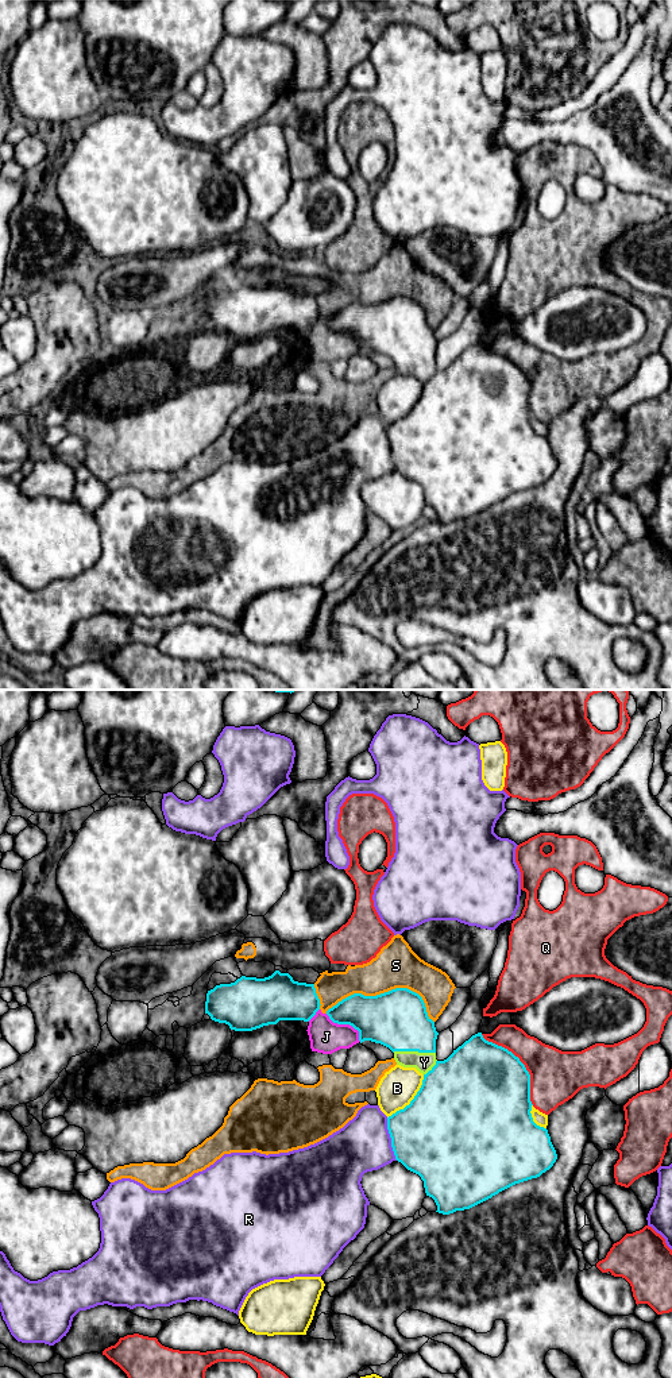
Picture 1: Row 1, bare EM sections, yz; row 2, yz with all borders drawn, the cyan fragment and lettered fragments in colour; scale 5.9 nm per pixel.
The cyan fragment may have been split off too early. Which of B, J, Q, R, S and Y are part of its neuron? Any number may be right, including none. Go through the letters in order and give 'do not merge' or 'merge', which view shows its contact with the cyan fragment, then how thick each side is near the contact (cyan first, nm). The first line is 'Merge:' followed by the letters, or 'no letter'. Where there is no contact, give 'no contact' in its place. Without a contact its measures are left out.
Merge: Y
B: do not merge; meets cyan in yz; 500 nm thick on the cyan side, 220 nm on the other
J: do not merge; meets cyan in yz; 300 nm thick on the cyan side, 200 nm on the other
Q: do not merge; meets cyan in yz; 500 nm thick on the cyan side, 320 nm on the other
R: do not merge; meets cyan in yz; 480 nm thick on the cyan side, 320 nm on the other
S: do not merge; meets cyan in yz; 360 nm thick on the cyan side, 260 nm on the other
Y: merge; meets cyan in yz; 360 nm thick on the cyan side, 120 nm on the other

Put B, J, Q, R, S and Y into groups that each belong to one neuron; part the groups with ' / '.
B / J S / Q / R / Y

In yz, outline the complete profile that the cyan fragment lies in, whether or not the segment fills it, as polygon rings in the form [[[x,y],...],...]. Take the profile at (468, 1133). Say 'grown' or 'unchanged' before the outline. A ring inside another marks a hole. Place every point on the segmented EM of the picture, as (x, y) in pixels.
grown; [[[395,988],[376,996],[364,996],[362,993],[354,993],[329,1008],[327,1011],[327,1015],[333,1023],[349,1024],[355,1030],[358,1030],[360,1043],[364,1041],[381,1043],[394,1053],[394,1059],[397,1065],[401,1065],[403,1068],[416,1068],[420,1073],[424,1074],[422,1085],[414,1099],[410,1101],[410,1104],[387,1118],[387,1130],[391,1138],[391,1147],[395,1159],[401,1162],[408,1170],[421,1177],[421,1180],[424,1181],[426,1196],[432,1197],[437,1205],[436,1212],[449,1215],[456,1211],[470,1209],[515,1184],[540,1177],[556,1162],[557,1154],[551,1142],[548,1130],[537,1126],[533,1122],[530,1113],[533,1105],[530,1101],[530,1074],[526,1070],[525,1065],[520,1061],[520,1058],[515,1057],[507,1049],[486,1041],[482,1032],[478,1032],[472,1035],[468,1041],[466,1041],[461,1046],[459,1046],[456,1050],[453,1050],[453,1053],[447,1059],[437,1061],[436,1039],[439,1032],[436,1031],[435,1022],[428,1016],[422,997],[408,988]]]

